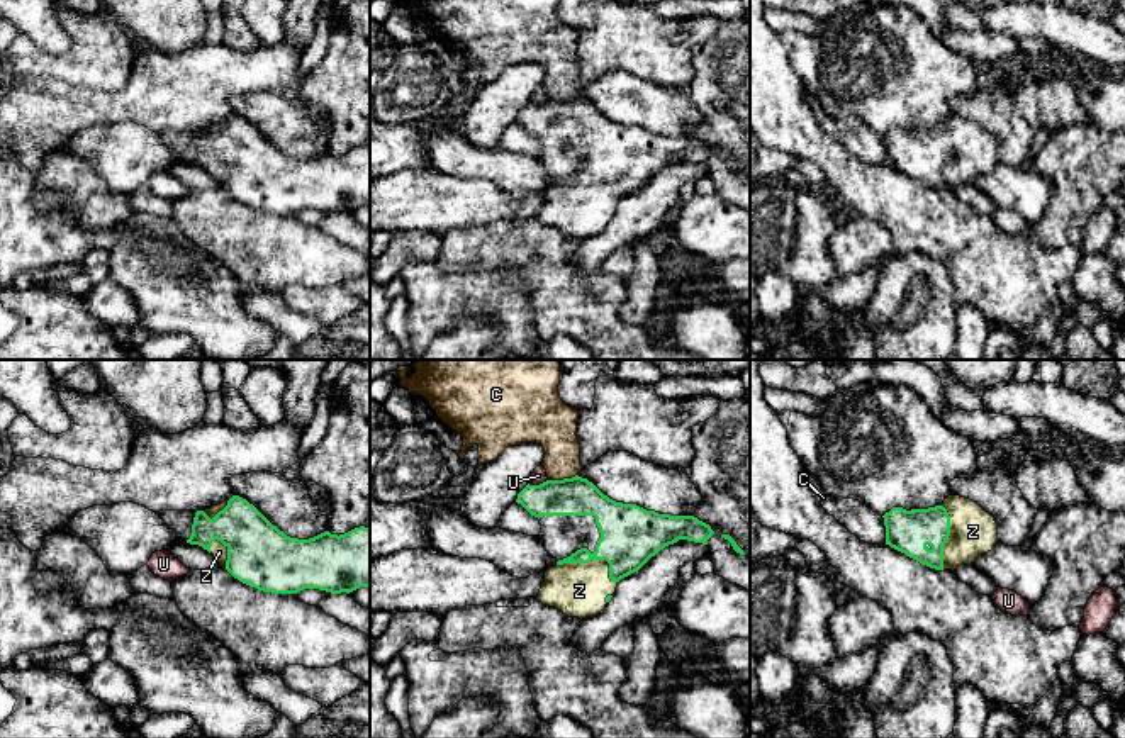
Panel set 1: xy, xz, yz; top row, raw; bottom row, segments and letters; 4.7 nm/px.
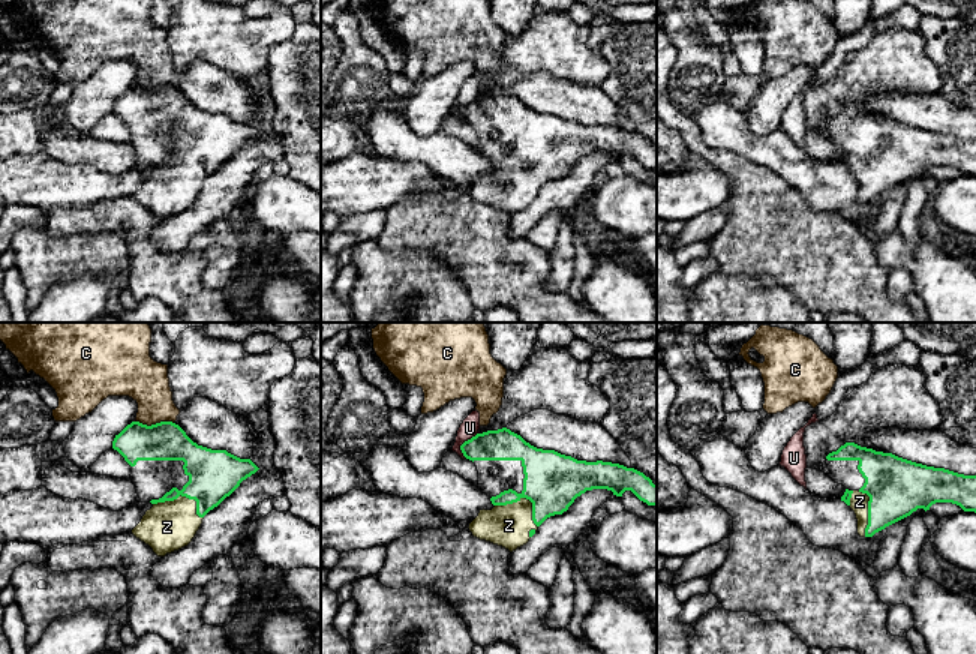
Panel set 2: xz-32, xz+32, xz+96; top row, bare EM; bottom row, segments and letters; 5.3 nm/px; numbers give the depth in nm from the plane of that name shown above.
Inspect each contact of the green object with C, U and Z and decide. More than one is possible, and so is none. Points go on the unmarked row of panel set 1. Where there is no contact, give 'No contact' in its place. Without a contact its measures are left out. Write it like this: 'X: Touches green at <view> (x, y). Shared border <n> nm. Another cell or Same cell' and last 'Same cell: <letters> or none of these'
C: Touches green at xz (564, 99). Shared border 150 nm. Another cell
U: Touches green at xz (537, 106). Shared border 100 nm. Another cell
Z: Touches green at xz (593, 178). Shared border 300 nm. Same cell
Same cell: Z

